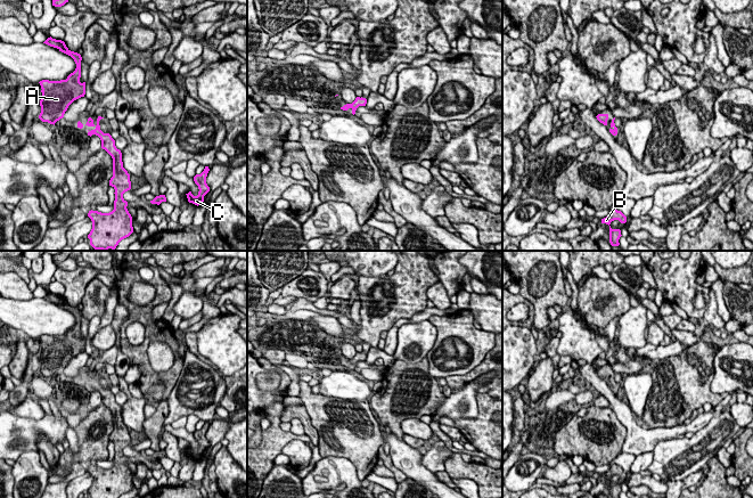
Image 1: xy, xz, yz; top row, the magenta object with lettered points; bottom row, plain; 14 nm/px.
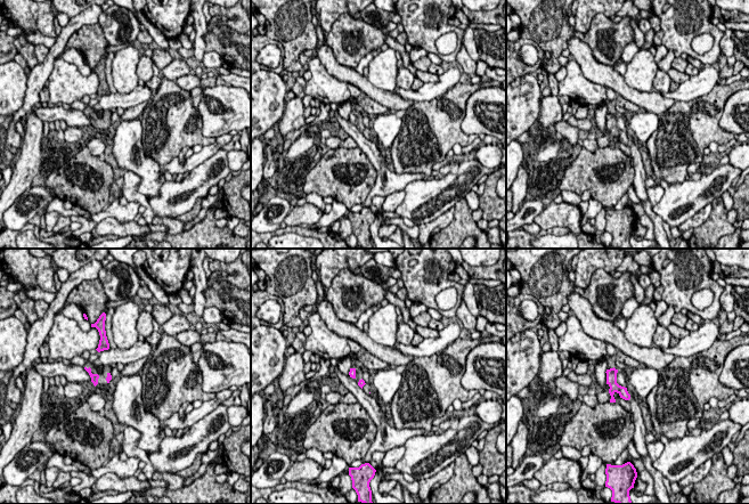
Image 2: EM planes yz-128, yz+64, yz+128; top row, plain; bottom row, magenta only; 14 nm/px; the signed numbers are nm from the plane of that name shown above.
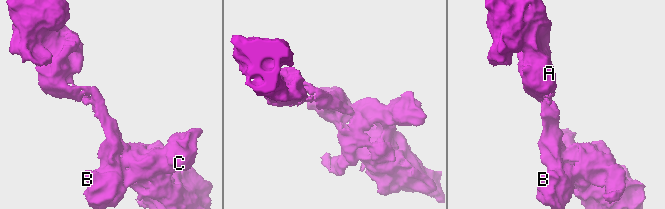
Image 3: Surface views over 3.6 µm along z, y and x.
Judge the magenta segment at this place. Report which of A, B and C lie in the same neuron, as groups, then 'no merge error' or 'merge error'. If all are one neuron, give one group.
A B C | no merge error

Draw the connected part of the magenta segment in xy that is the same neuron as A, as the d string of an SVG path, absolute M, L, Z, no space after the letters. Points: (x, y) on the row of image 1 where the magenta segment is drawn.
M50 36L43 43L71 56L76 64L75 71L71 73L66 80L42 80L39 82L42 89L40 100L41 113L39 119L42 122L55 125L57 121L64 117L68 106L85 95L85 82L80 82L82 57L80 54L71 51L62 40L56 40Z

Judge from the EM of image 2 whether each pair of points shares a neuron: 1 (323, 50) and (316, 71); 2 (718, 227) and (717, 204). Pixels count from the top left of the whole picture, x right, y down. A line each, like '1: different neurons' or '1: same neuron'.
1: different neurons
2: same neuron

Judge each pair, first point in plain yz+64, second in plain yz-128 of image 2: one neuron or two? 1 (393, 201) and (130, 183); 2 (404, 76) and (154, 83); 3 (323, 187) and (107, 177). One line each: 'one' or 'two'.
1: two
2: two
3: one

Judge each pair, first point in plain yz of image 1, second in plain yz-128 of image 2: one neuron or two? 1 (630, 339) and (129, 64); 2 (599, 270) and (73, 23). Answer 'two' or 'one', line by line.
1: one
2: one

